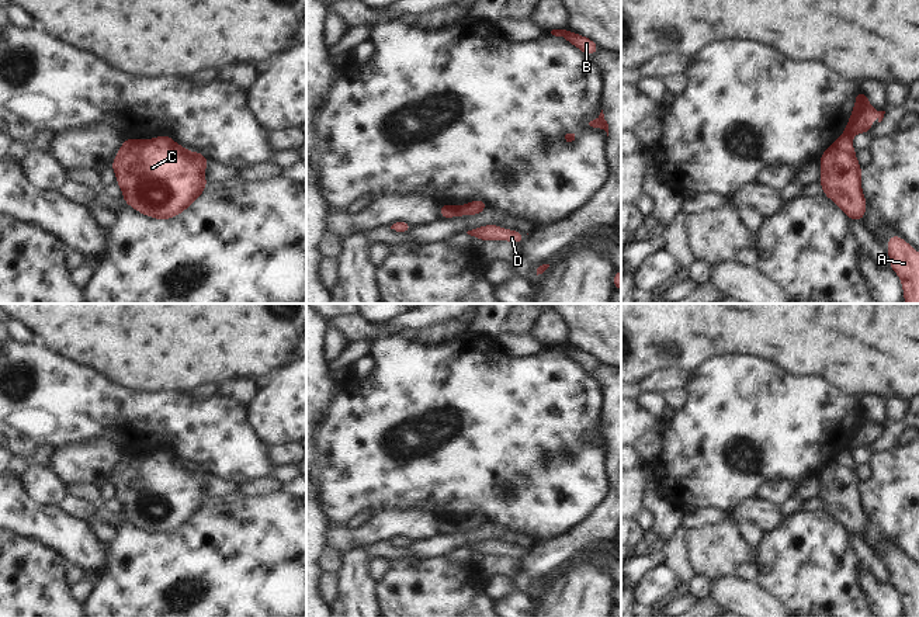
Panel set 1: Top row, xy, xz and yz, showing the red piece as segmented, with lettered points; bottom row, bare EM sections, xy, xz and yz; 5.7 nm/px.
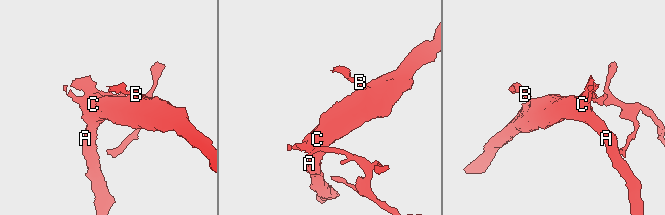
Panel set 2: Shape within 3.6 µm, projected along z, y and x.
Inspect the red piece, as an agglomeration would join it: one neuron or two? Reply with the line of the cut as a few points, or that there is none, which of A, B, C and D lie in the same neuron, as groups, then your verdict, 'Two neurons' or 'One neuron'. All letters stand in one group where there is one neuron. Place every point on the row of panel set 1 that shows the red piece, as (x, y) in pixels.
Split along yz (849, 137), (839, 138). Groups: A B C / D. Two neurons.

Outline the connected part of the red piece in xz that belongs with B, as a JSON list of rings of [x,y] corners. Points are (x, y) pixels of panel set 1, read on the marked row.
[[[552,30],[551,34],[555,35],[555,37],[565,38],[569,44],[579,48],[586,56],[590,56],[590,55],[600,51],[600,48],[597,46],[596,42],[593,42],[592,39],[589,39],[589,38],[586,38],[583,35],[579,35],[579,34],[573,32],[573,31]]]

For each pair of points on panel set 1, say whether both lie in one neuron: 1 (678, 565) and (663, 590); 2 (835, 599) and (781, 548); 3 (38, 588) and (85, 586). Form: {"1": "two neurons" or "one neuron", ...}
{"1": "two neurons", "2": "one neuron", "3": "two neurons"}

